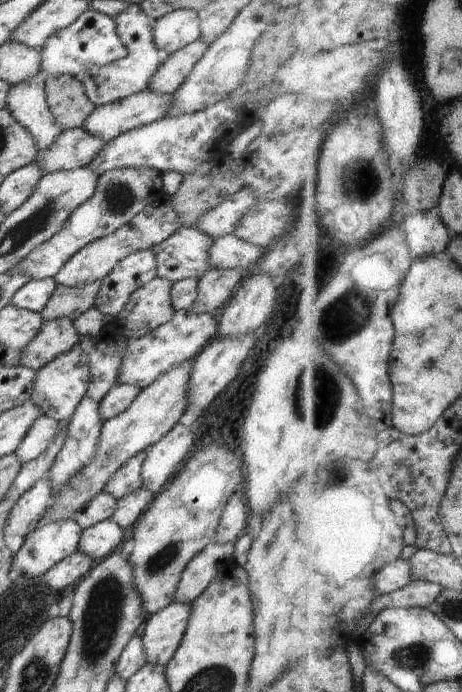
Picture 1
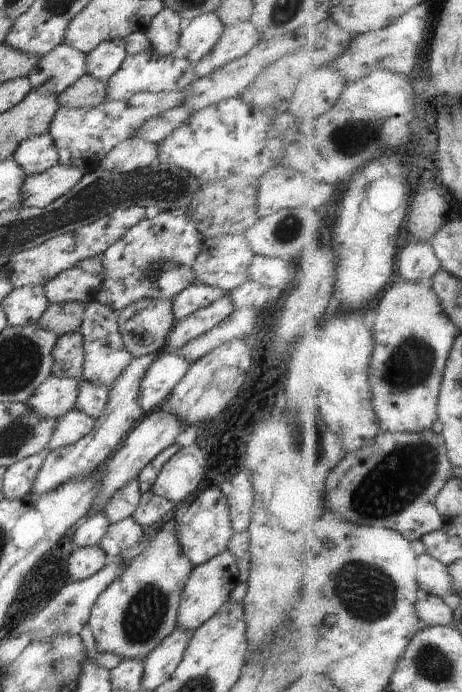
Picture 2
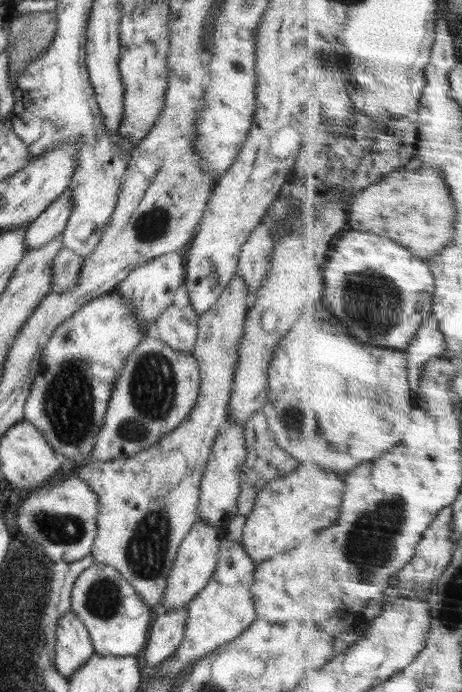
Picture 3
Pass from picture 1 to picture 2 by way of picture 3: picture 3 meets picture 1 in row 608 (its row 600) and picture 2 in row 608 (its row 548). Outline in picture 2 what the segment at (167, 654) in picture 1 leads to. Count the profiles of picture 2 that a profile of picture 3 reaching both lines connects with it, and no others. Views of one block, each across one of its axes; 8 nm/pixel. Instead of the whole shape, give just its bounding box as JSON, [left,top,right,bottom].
[177,550,239,632]

